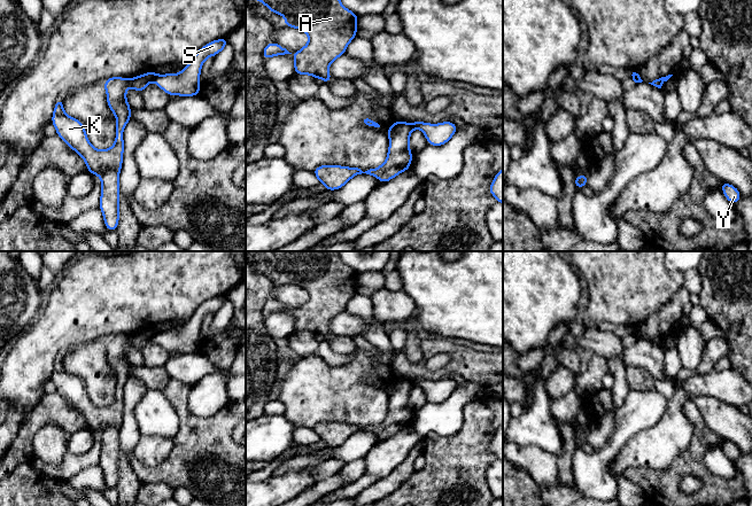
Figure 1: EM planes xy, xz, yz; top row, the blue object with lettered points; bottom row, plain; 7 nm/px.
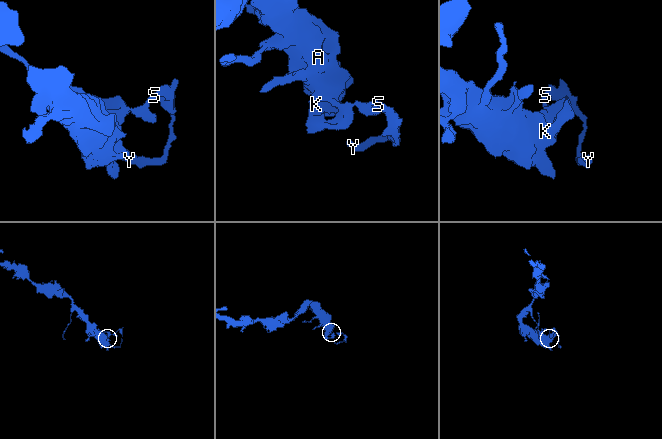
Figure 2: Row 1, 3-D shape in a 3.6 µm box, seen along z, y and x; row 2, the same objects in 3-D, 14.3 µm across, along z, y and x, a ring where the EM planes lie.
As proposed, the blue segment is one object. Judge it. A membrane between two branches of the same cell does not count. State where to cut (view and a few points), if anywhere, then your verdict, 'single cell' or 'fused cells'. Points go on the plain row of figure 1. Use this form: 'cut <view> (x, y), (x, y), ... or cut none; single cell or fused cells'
cut xy (156, 332), (152, 337); fused cells

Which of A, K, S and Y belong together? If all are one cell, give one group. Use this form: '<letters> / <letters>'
A K / S Y

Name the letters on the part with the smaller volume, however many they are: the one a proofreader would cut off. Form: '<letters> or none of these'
S, Y

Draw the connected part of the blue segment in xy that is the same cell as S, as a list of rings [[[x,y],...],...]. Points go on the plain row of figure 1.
[[[227,295],[214,297],[194,312],[193,317],[184,325],[180,330],[156,332],[155,338],[168,352],[196,353],[200,350],[200,329],[203,319],[216,313],[228,301]]]

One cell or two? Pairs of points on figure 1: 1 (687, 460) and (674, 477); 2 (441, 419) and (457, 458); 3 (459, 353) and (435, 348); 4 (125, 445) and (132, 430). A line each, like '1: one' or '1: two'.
1: one
2: two
3: one
4: one

